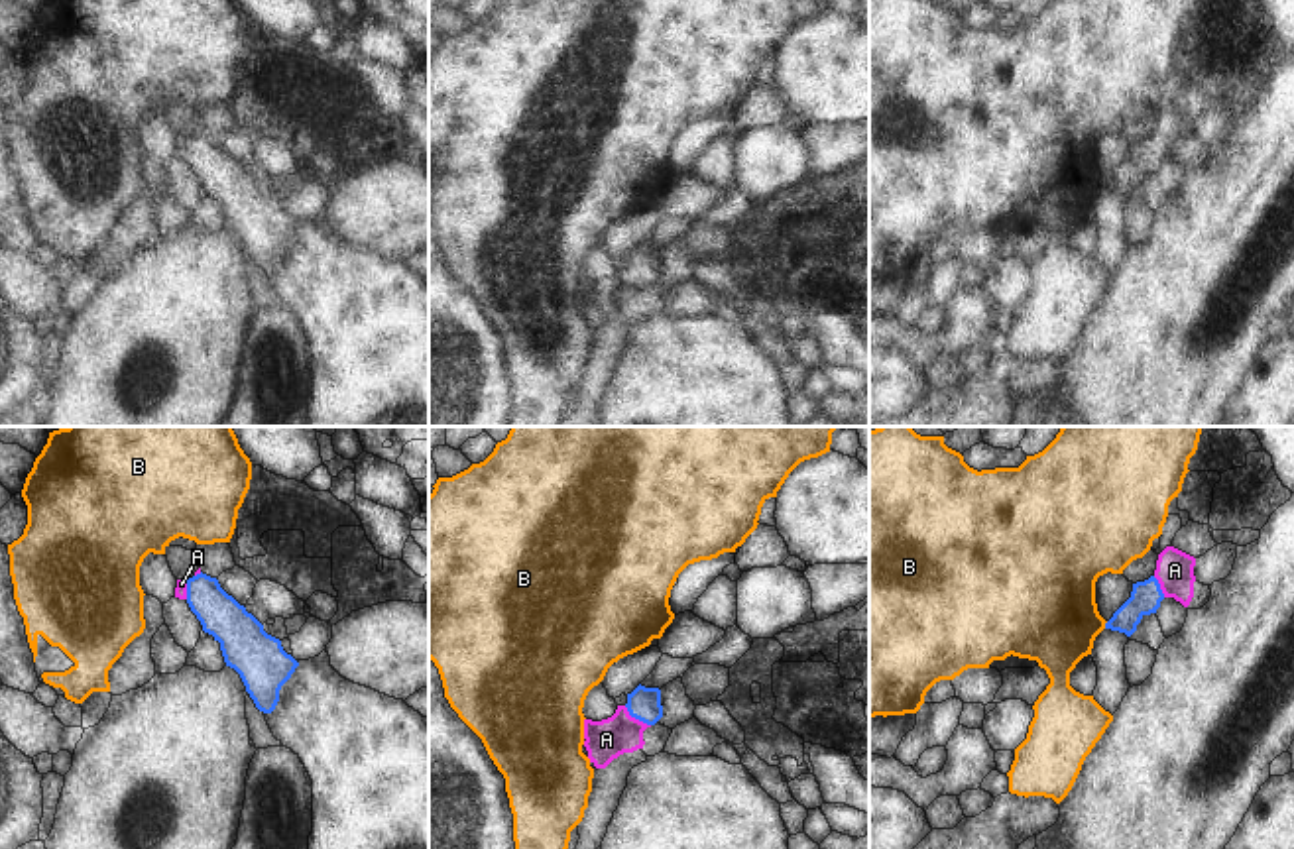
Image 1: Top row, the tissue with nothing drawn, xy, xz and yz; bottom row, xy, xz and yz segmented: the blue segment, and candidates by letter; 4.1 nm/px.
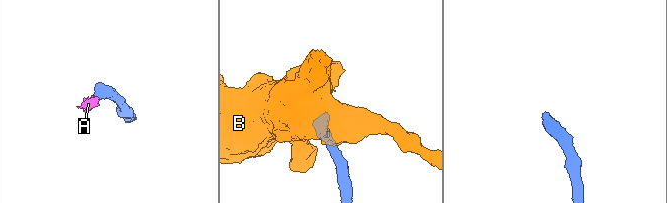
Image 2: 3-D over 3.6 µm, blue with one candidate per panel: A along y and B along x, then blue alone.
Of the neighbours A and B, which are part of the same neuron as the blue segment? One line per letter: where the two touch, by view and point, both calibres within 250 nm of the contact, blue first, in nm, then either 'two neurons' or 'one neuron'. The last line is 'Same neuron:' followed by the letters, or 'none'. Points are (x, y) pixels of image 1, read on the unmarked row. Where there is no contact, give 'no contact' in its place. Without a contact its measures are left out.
A: meets blue in xz at (636, 278); 140 nm thick on the blue side, 170 nm on the other; one neuron
B: meets blue in yz at (1106, 185); 130 nm thick on the blue side, 400 nm on the other; two neurons
Same neuron: A

